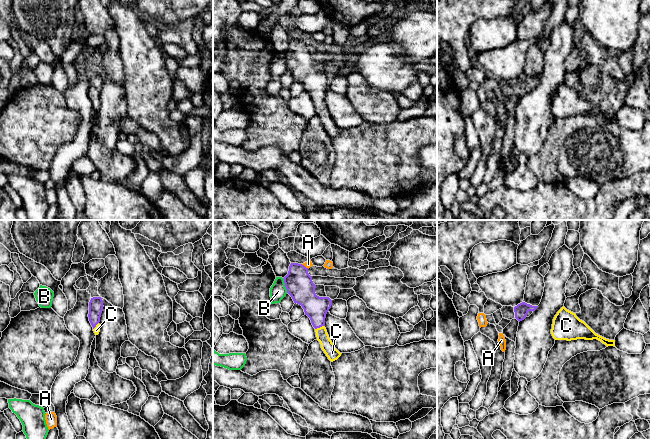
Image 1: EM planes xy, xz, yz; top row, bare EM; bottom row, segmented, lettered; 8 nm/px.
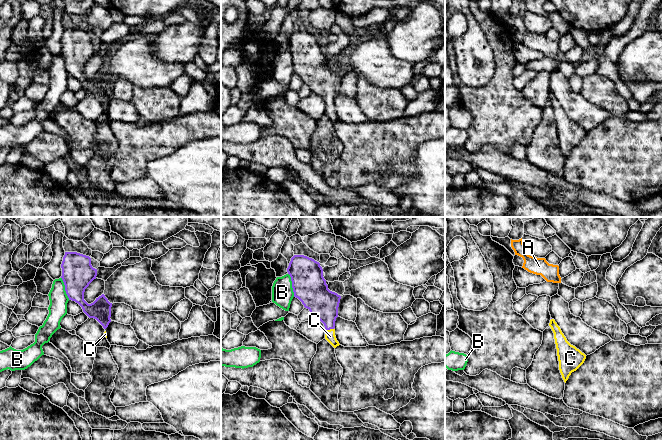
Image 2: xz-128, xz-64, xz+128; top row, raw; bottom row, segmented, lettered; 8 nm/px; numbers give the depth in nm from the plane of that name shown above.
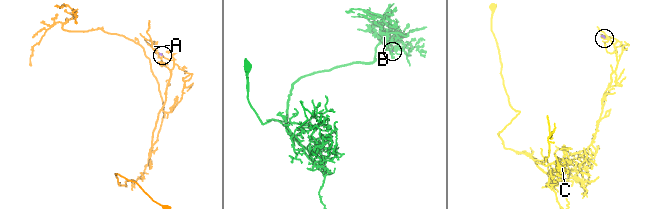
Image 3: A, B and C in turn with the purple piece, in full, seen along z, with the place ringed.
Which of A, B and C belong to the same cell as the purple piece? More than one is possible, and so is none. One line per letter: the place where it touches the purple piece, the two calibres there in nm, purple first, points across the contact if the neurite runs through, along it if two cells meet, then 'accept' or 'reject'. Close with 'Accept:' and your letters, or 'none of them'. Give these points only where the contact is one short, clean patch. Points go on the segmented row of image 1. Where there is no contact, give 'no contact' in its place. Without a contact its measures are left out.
A: meets purple in xz at (304, 266); 220 nm thick on the purple side, 50 nm on the other; border along xz (301, 264), (308, 268); reject
B: meets purple in xz at (285, 285); 220 nm thick on the purple side, 140 nm on the other; border along xz (282, 278), (287, 292); reject
C: meets purple in xz at (319, 327); 190 nm thick on the purple side, 100 nm on the other; runs through xz (315, 307), (319, 327), (326, 345), (332, 353); accept
Accept: C

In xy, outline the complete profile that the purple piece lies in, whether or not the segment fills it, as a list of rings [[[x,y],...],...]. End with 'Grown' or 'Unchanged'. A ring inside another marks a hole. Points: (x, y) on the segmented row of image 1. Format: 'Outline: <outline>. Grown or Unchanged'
Outline: [[[93,297],[89,302],[89,321],[93,327],[95,335],[100,332],[100,317],[103,311],[103,300],[101,297]]]. Grown

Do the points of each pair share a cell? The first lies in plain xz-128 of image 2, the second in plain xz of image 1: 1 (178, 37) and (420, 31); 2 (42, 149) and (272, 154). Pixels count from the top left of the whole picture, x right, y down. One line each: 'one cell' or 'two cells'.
1: one cell
2: one cell

